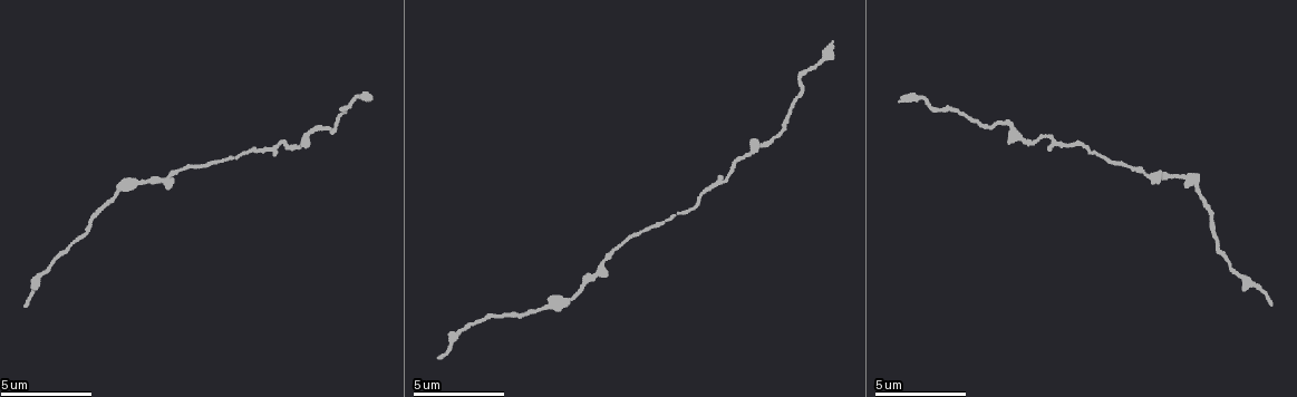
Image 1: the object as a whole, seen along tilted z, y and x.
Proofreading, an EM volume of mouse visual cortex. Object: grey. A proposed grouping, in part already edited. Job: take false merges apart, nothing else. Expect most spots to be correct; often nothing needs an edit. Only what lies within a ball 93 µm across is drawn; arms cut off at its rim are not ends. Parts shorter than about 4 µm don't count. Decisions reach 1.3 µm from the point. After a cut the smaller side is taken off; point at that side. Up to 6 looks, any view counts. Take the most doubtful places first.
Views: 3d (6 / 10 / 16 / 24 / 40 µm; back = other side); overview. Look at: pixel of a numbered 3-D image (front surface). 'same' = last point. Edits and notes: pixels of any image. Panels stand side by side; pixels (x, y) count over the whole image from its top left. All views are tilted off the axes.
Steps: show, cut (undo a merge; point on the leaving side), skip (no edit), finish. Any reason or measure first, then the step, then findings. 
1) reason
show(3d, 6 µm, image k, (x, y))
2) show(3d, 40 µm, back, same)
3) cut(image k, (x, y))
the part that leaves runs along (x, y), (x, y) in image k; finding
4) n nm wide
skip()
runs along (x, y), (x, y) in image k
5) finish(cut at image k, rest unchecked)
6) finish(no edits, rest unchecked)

calibre changes
show(3d, 16 µm, image 1, (1001, 122))

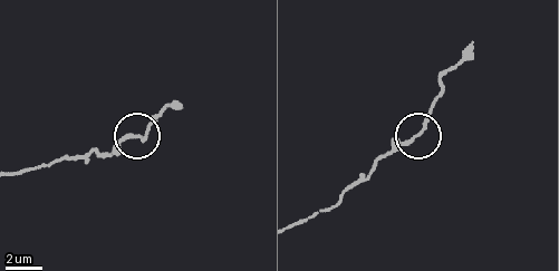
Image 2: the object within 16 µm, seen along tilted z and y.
skip()
runs along (21, 168), (111, 153), (142, 138), (156, 121) in image 2; one neuron here

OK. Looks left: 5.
show(3d, 16 µm, image 1, (1136, 170))

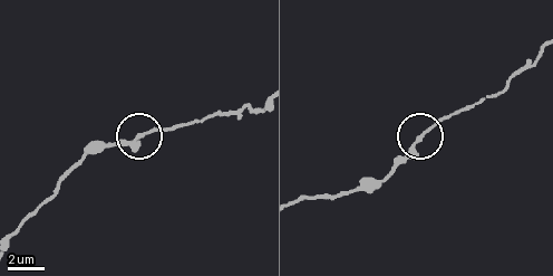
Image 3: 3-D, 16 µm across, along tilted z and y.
from behind
show(3d, 16 µm, back, same)

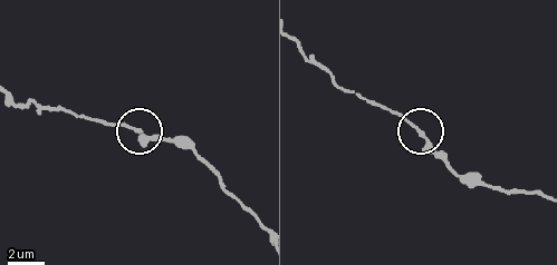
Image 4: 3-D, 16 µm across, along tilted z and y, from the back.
skip()
runs along (385, 107), (402, 115), (451, 166) in image 4; continuous, no second neuron

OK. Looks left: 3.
thick turns thin
show(3d, 16 µm, image 1, (1078, 144))

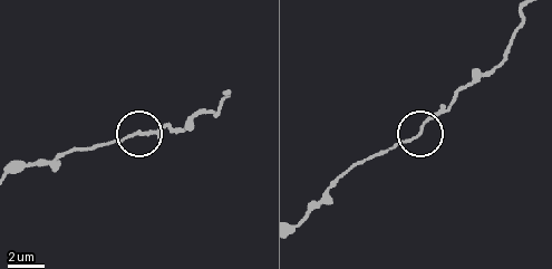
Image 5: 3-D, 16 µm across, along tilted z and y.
skip()
runs along (371, 156), (415, 138), (455, 99) in image 5; continuous, no second neuron

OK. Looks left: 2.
finish(no edits, rest unchecked)

